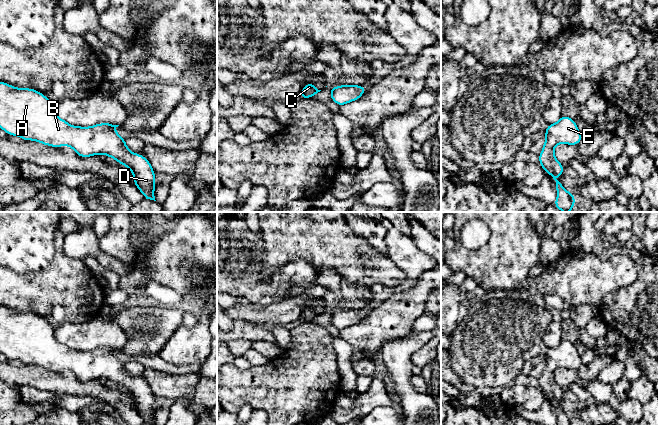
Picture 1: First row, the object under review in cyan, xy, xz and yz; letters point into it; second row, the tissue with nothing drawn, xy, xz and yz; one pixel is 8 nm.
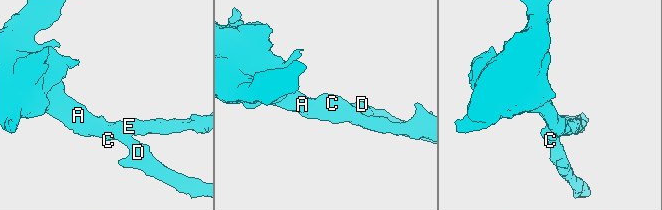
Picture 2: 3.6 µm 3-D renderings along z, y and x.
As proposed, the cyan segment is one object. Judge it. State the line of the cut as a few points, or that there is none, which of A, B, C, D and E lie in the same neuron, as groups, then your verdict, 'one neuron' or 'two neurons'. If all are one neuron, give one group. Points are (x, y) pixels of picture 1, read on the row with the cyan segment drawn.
cut none; groups A B C D E; one neuron

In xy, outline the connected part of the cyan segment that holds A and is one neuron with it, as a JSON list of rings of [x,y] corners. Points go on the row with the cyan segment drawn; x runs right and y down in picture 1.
[[[0,81],[0,128],[8,135],[19,136],[23,141],[35,140],[55,148],[70,146],[82,158],[100,154],[112,157],[132,172],[134,185],[143,197],[156,201],[155,171],[146,157],[129,150],[126,140],[115,131],[118,126],[112,123],[98,123],[89,127],[70,125],[56,115],[54,104],[44,94],[32,88],[20,89]]]

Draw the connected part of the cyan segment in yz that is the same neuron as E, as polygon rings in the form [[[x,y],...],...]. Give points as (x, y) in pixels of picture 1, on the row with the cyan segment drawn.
[[[562,115],[555,124],[548,124],[545,131],[545,143],[538,155],[542,169],[556,181],[557,199],[554,206],[563,212],[572,211],[575,206],[574,194],[568,192],[556,179],[564,173],[564,166],[556,159],[554,148],[558,144],[578,145],[583,140],[574,119]]]

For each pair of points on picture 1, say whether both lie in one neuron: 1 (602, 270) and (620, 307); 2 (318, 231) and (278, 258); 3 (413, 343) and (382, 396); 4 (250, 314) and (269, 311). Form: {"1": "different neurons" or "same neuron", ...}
{"1": "different neurons", "2": "same neuron", "3": "different neurons", "4": "same neuron"}

